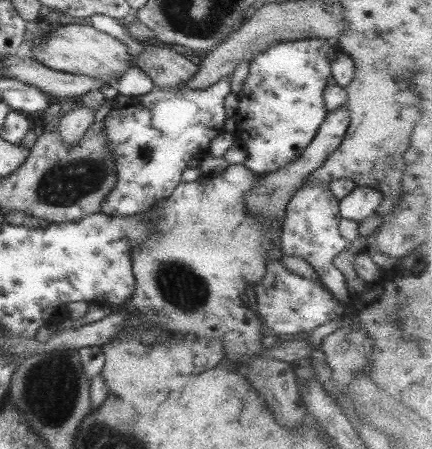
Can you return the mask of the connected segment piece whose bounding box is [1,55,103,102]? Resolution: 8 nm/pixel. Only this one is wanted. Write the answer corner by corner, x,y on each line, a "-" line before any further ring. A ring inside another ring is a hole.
2,55
1,65
3,65
3,77
30,84
45,92
51,99
60,98
62,102
78,99
87,91
103,85
97,79
49,70
32,58

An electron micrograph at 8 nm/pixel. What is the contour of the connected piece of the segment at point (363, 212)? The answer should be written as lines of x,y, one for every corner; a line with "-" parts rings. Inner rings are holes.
356,186
347,196
338,201
340,218
359,223
375,213
375,208
381,204
382,198
379,191

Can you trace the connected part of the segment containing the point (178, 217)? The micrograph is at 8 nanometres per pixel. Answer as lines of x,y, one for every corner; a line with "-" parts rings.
243,163
232,164
227,166
219,176
207,176
200,175
194,182
180,182
173,189
173,192
167,197
160,200
158,207
155,208
156,219
152,222
152,229
148,232
148,237
138,245
133,245
130,248
130,265
131,272
134,276
134,289
131,297
124,302
123,305
116,307
117,310
125,308
127,313
133,313
135,317
141,315
146,322
156,322
156,326
164,327
166,330
181,334
181,336
187,337
205,337
217,339
222,344
222,350
226,359
233,359
240,361
237,371
249,380
249,384
255,388
257,394
261,394
265,398
265,404
267,408
273,412
275,416
275,422
285,428
285,430
293,430
293,428
299,428
303,424
304,419
308,418
306,414
306,408
302,405
302,398
299,394
297,384
295,384
295,375
293,373
293,367
290,363
275,361
271,358
264,358
262,352
265,350
259,342
259,337
263,330
261,328
258,318
252,313
243,301
241,301
241,294
245,292
245,288
254,286
258,280
263,278
266,271
266,254
270,249
270,238
268,237
268,230
266,229
266,222
251,213
246,211
245,195
256,187
258,184
259,175
247,170

